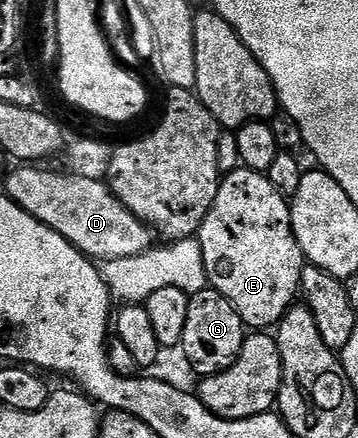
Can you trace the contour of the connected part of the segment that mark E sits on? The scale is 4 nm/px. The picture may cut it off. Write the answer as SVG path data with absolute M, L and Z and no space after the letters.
M239 166L234 172L225 173L221 177L218 185L216 202L212 206L212 210L208 210L204 222L198 230L196 239L200 242L200 250L204 250L204 270L208 270L208 278L210 279L209 287L215 288L220 294L224 294L224 298L228 298L228 302L232 302L232 306L240 314L242 323L246 325L247 329L270 330L279 324L284 318L286 311L291 308L295 303L296 297L299 295L302 286L304 257L300 246L296 242L296 234L292 230L292 218L290 217L290 205L287 197L282 196L280 190L276 190L276 186L272 186L272 182L267 178L265 172L257 172L251 168Z

